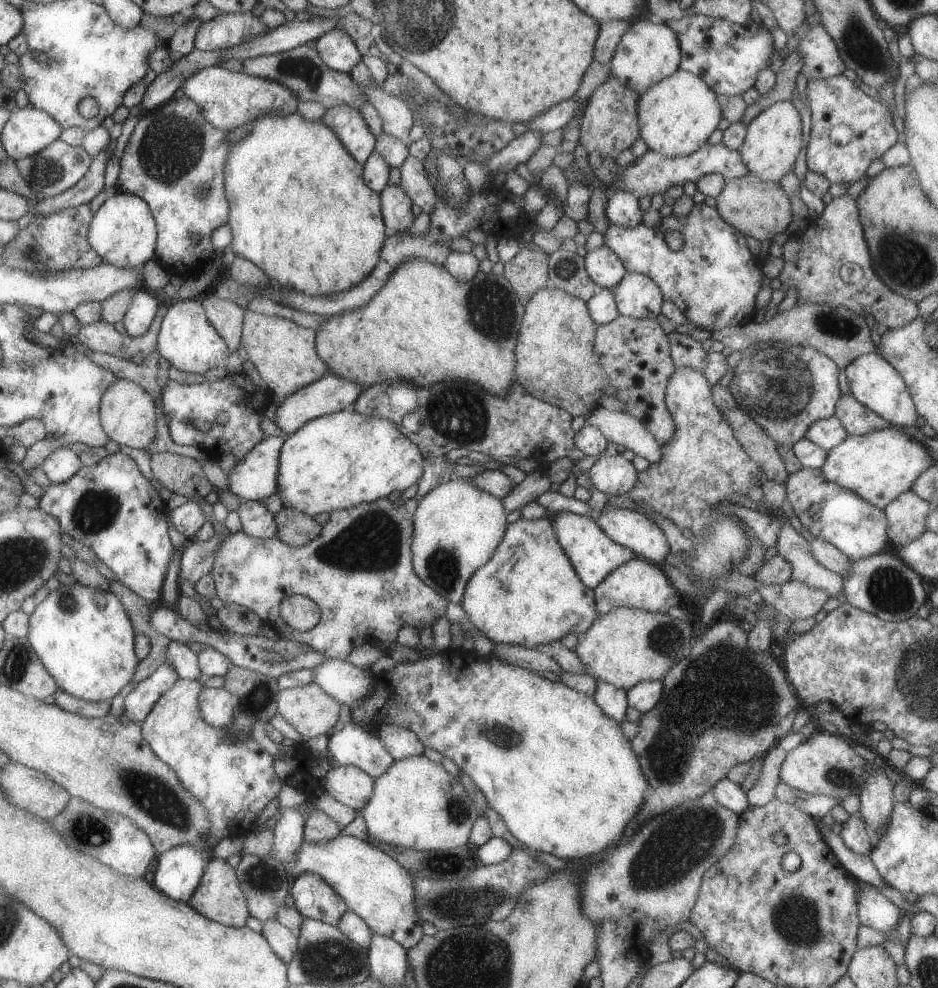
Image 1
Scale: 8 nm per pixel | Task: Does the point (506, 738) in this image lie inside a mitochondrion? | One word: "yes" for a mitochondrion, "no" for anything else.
yes

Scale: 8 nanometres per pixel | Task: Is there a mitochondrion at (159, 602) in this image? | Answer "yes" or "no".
no

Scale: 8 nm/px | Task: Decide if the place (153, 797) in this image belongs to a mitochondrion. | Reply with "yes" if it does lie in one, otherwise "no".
yes

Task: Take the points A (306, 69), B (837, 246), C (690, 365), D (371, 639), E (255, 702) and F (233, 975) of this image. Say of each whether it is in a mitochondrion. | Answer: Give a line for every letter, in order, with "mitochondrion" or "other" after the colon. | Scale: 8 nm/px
A: mitochondrion
B: other
C: other
D: other
E: mitochondrion
F: other

